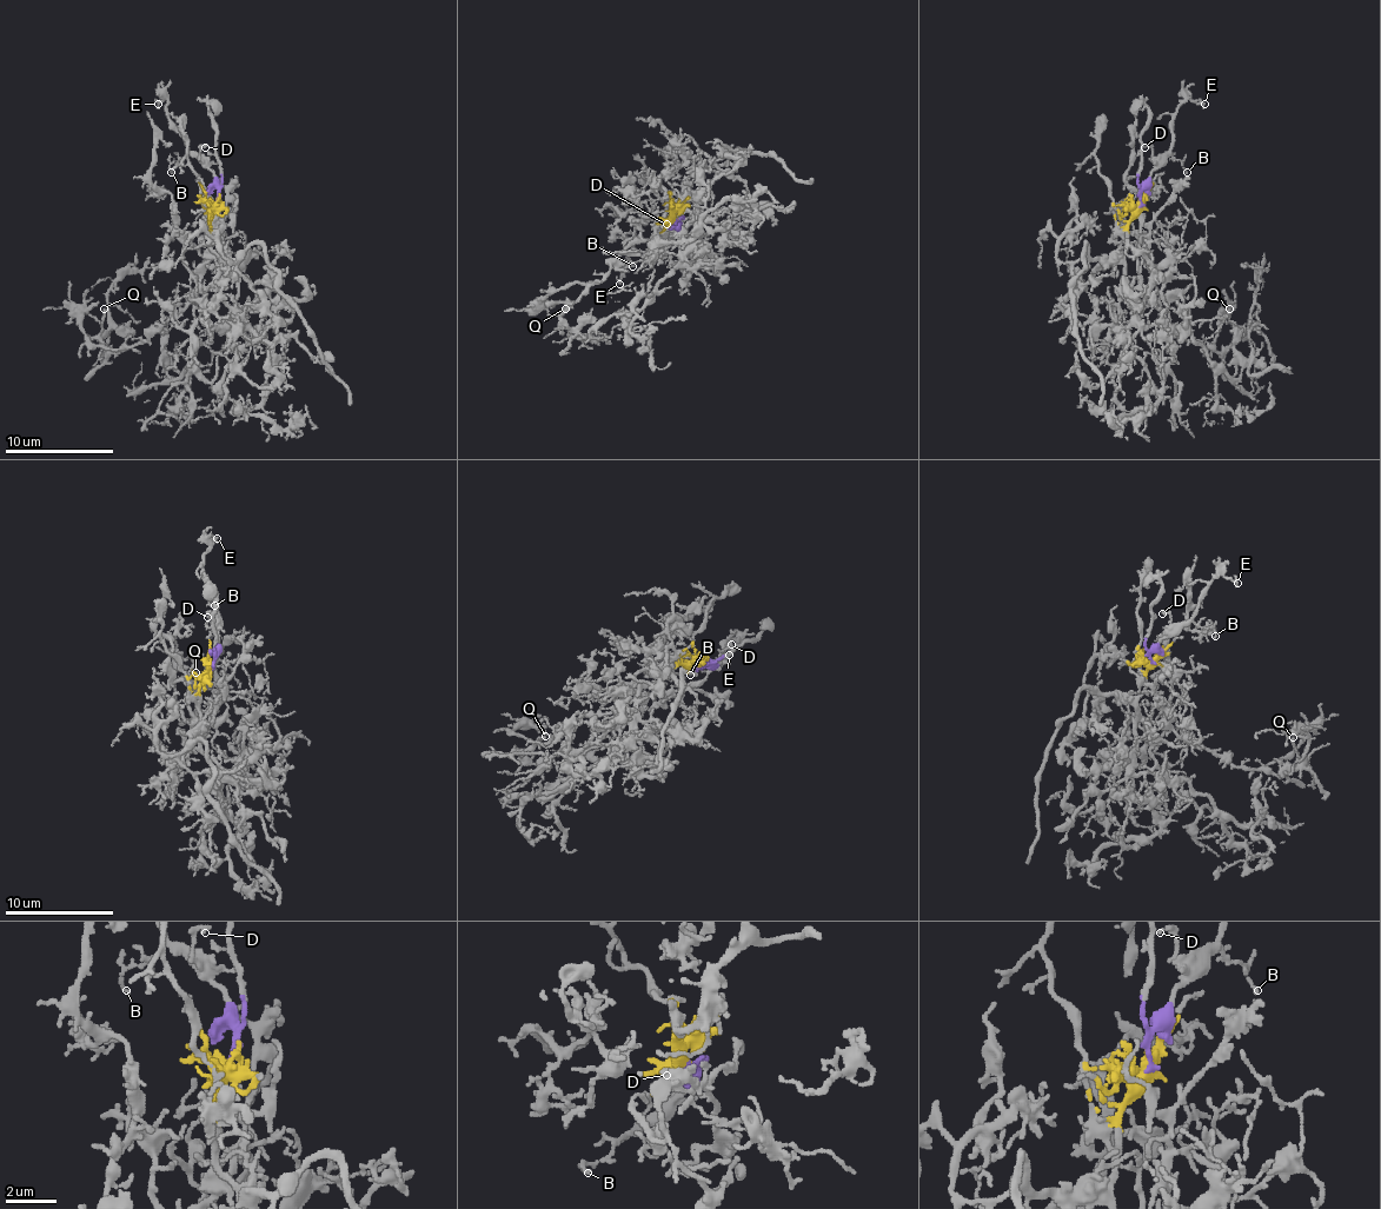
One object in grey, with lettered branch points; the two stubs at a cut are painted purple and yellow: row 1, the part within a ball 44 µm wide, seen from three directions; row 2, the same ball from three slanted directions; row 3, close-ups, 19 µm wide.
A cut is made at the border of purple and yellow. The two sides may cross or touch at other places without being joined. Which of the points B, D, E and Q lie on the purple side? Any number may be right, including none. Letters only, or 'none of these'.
B, D, E

